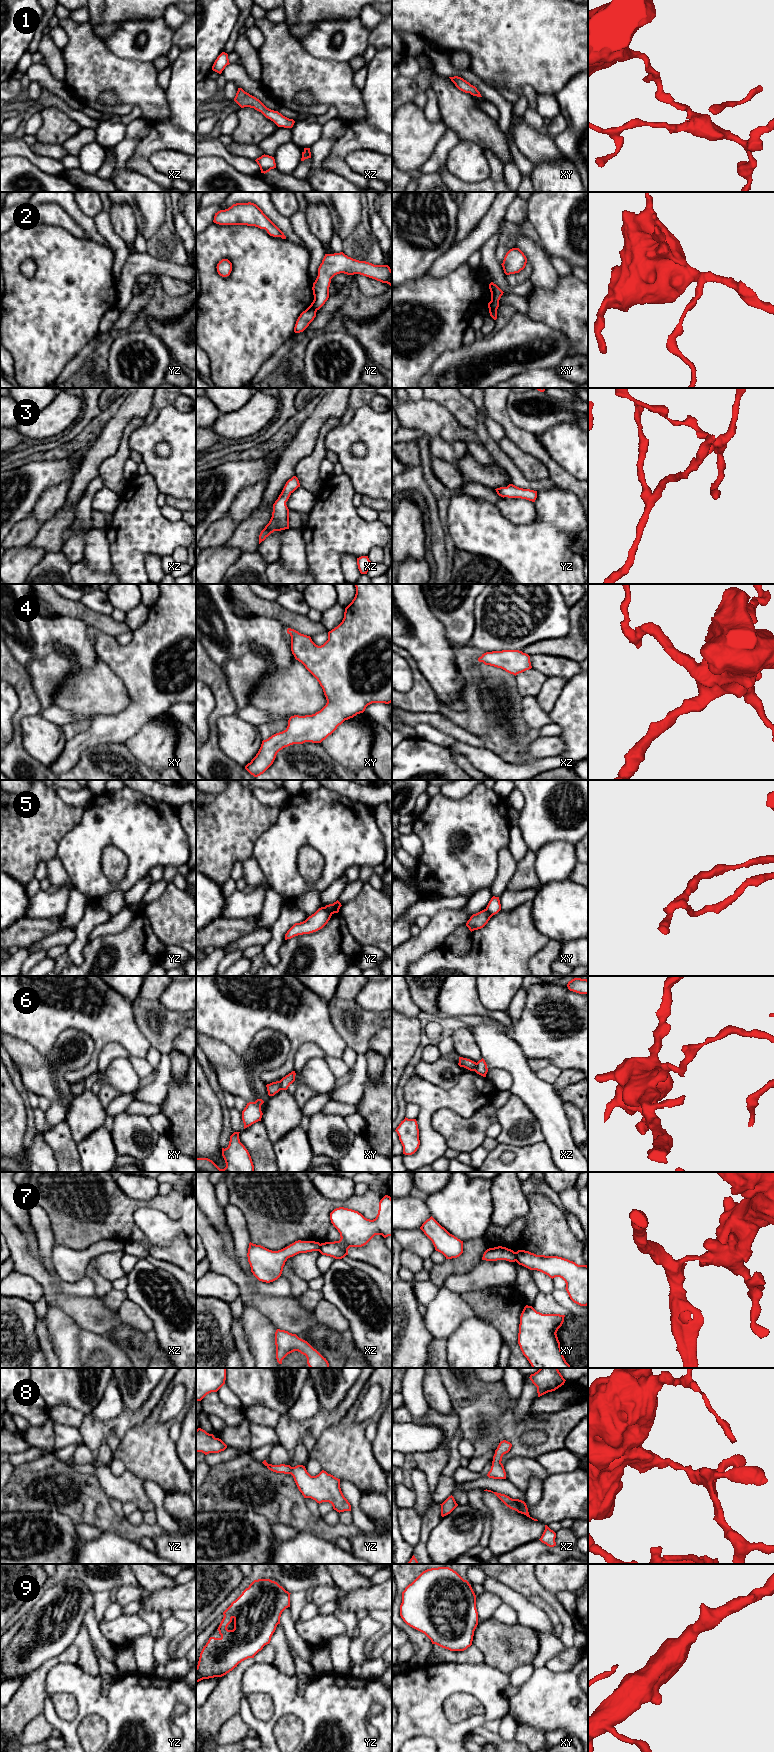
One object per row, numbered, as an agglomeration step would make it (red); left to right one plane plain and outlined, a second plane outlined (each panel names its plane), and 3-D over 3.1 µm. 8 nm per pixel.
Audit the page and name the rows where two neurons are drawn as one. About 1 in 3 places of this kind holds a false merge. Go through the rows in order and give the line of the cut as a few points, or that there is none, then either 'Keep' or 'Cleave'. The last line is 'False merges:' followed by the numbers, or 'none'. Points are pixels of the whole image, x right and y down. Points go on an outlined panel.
1: No split. Keep
2: Split along xy (489, 308), (496, 310). Cleave
3: No split. Keep
4: No split. Keep
5: Split along yz (323, 907), (331, 914). Cleave
6: Split along xy (278, 1081), (281, 1089). Cleave
7: Split along xy (514, 1252), (516, 1260). Cleave
8: No split. Keep
9: No split. Keep
False merges: 2, 5, 6, 7

